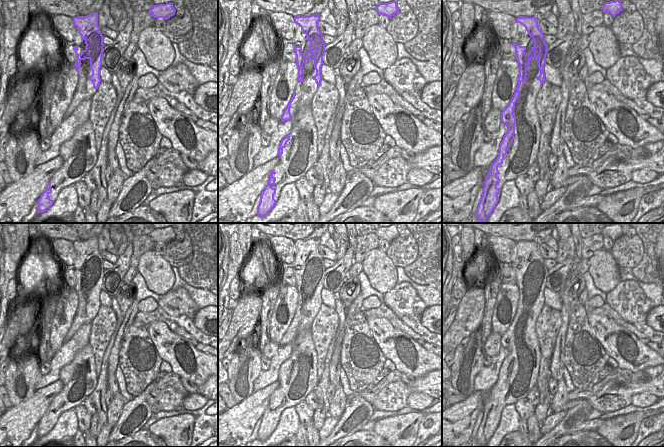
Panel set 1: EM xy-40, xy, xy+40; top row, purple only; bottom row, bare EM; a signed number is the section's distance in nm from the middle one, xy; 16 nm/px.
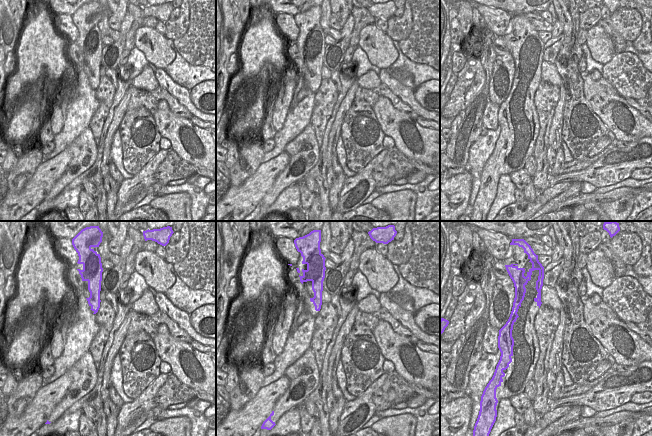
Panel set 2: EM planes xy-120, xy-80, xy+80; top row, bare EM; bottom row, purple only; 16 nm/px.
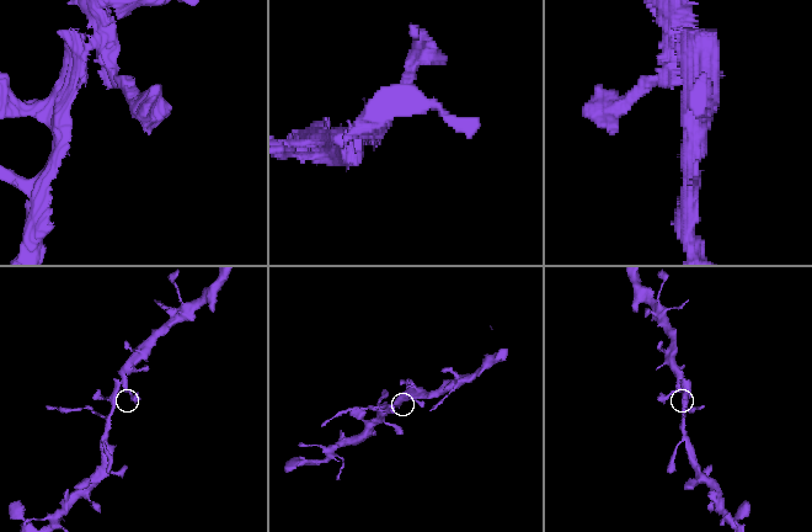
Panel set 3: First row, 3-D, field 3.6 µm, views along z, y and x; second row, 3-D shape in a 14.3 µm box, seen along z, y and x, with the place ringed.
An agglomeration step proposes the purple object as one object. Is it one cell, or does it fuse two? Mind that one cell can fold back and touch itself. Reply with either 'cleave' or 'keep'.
cleave

